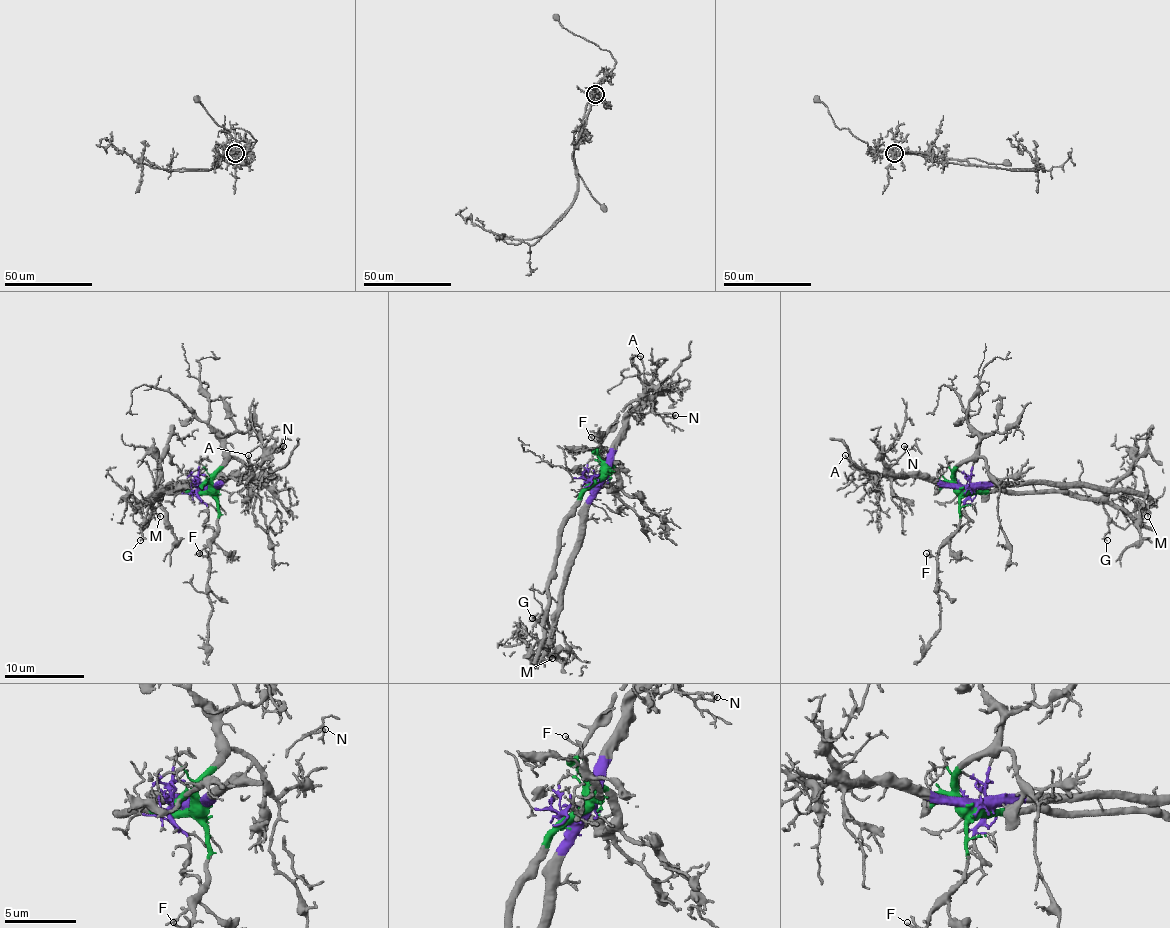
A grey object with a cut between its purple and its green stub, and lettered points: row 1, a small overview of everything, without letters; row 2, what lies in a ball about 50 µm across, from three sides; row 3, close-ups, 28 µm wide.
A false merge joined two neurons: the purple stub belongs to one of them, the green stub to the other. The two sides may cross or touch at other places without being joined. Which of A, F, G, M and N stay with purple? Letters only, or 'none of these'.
A, M, N

